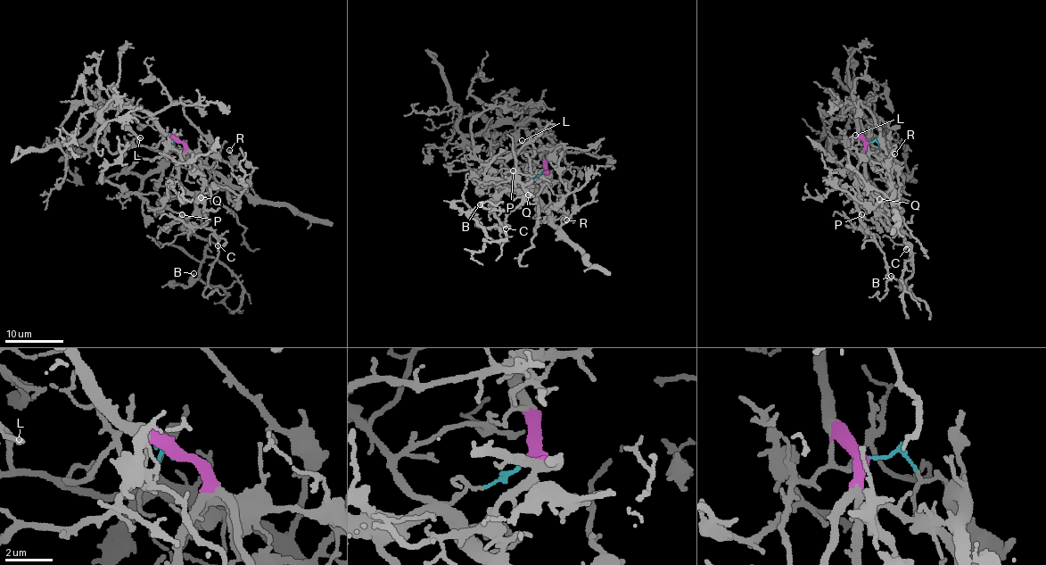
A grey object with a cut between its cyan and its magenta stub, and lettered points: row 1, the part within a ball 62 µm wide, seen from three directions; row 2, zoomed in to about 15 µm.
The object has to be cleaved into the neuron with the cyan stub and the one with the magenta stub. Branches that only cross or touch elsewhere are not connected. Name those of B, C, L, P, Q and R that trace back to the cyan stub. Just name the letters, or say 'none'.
L, R

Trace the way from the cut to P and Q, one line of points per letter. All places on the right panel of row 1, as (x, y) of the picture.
P: (868, 142), (865, 185), (877, 212), (870, 220), (862, 215)
Q: (868, 142), (865, 185), (868, 194), (875, 194), (880, 198)

